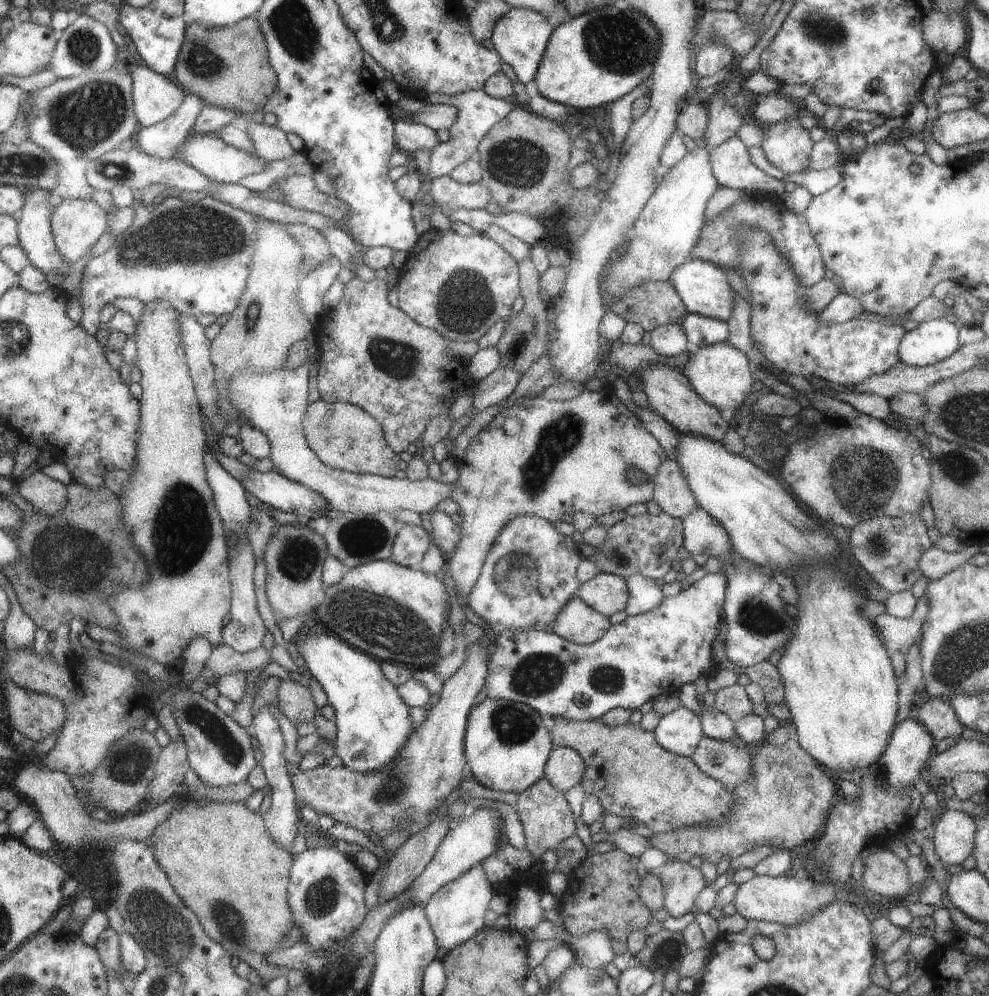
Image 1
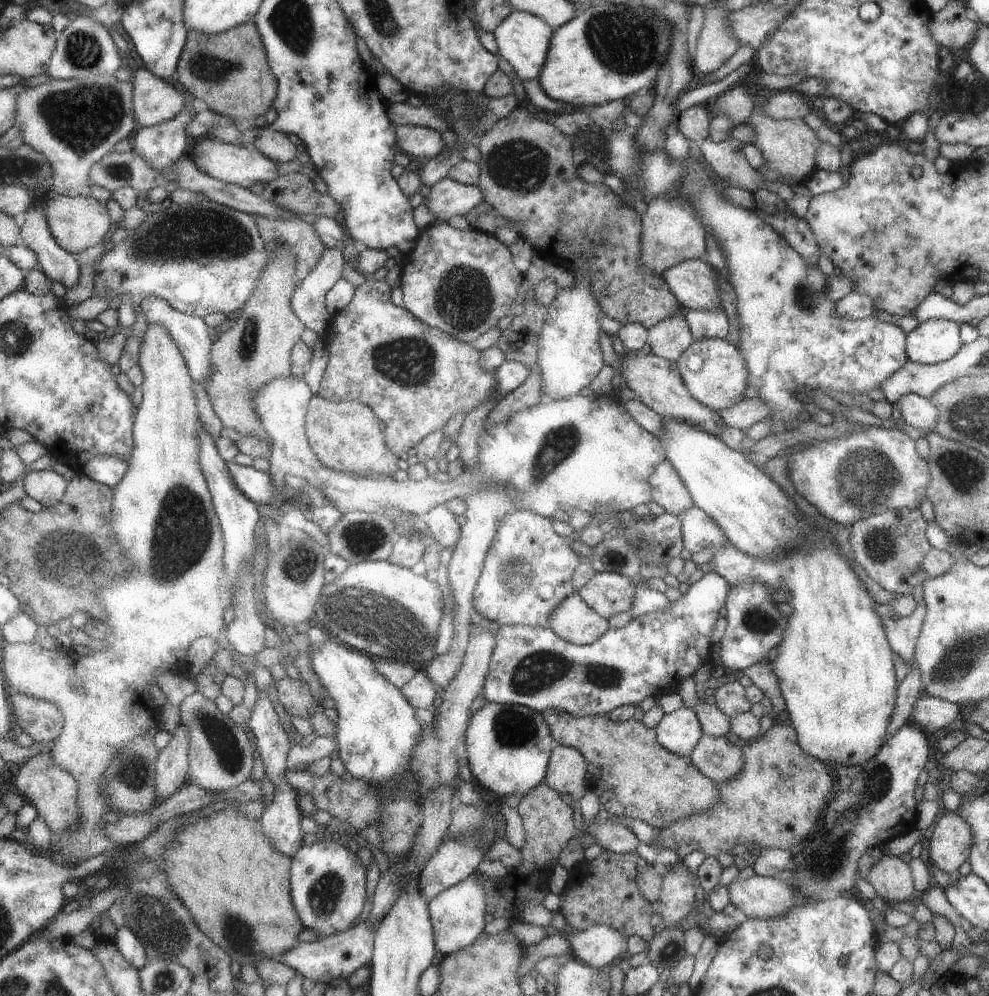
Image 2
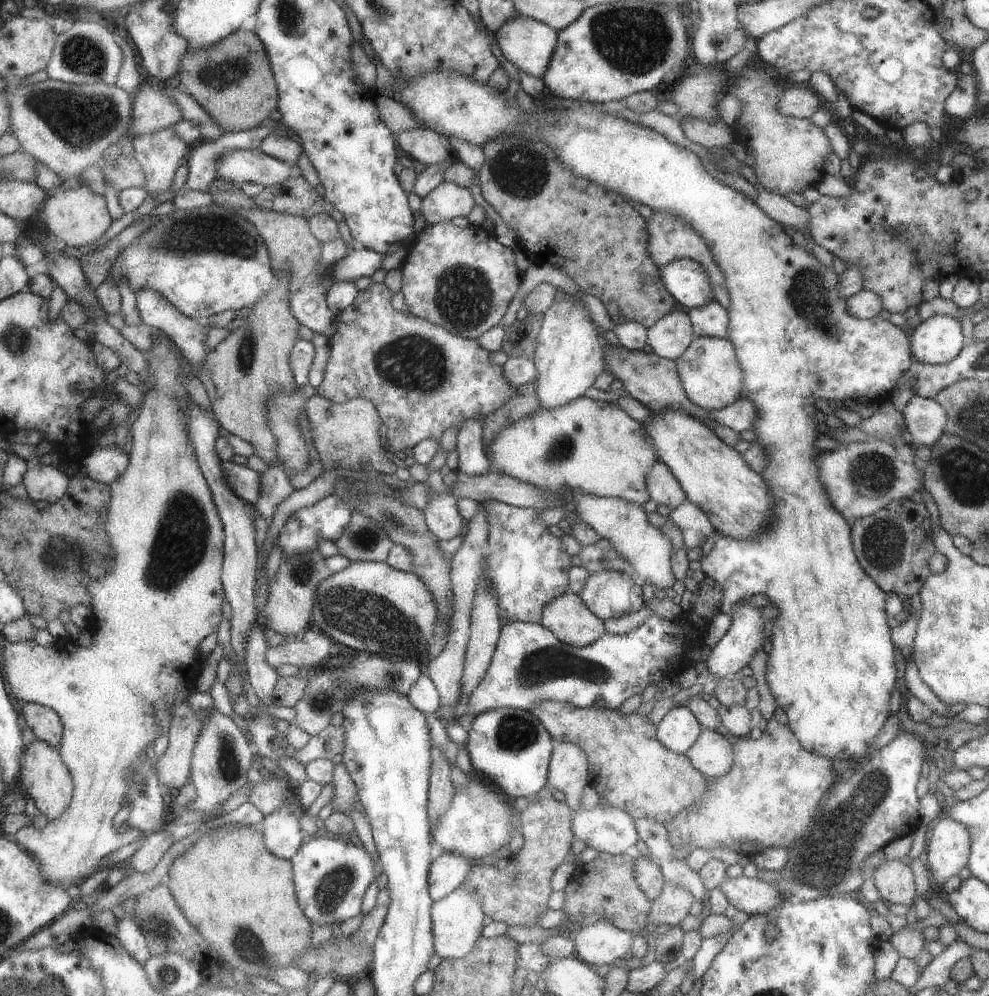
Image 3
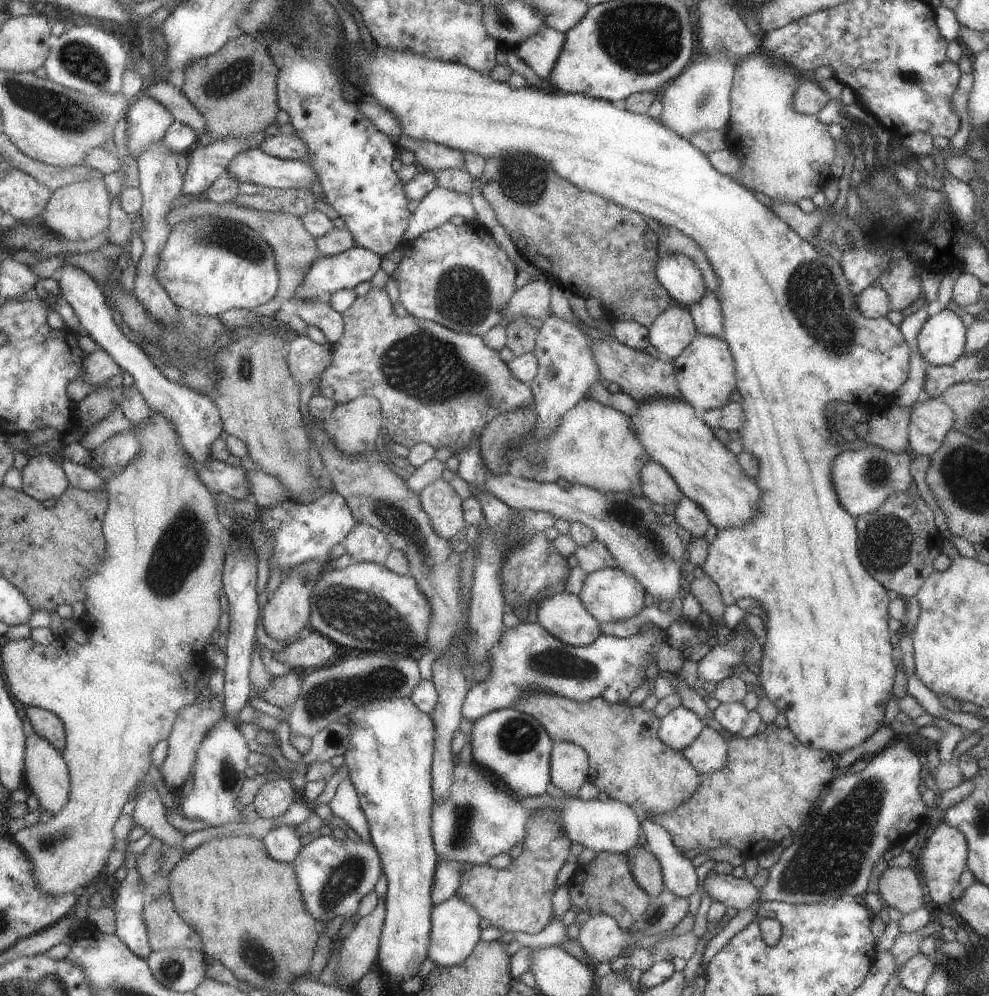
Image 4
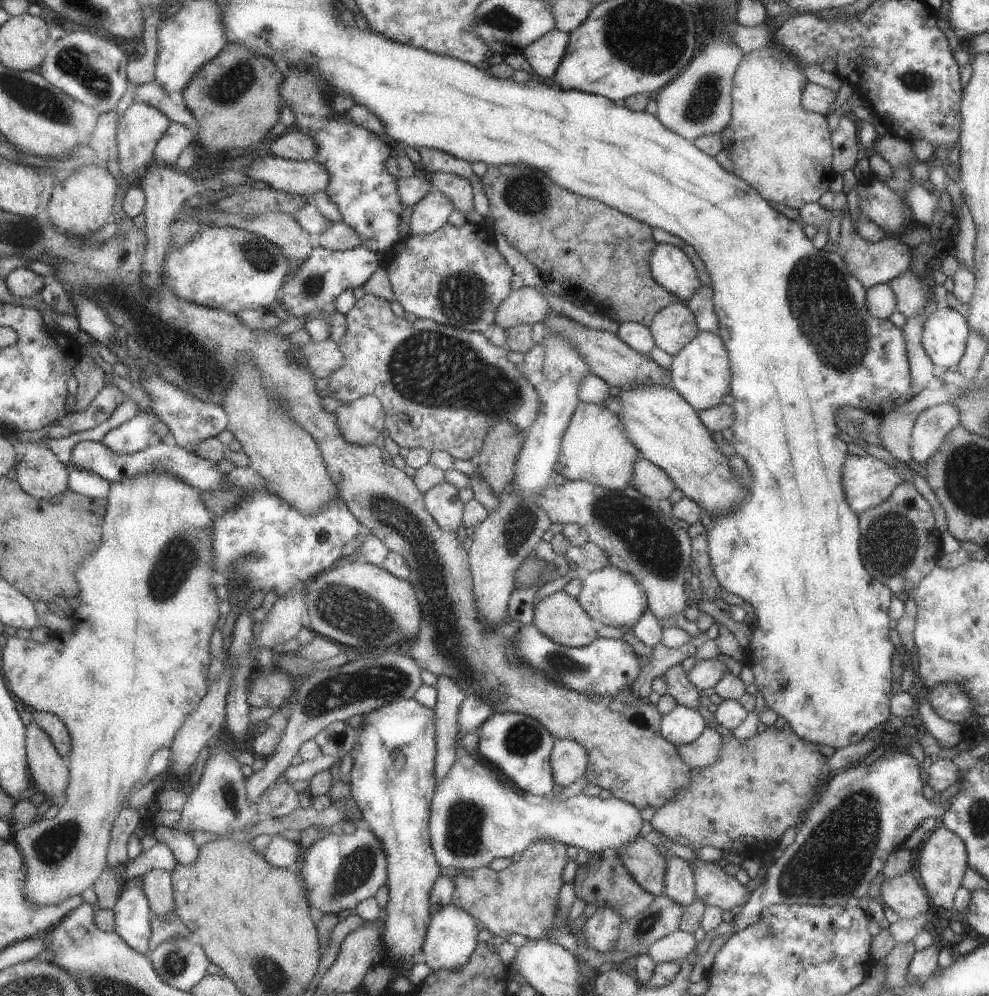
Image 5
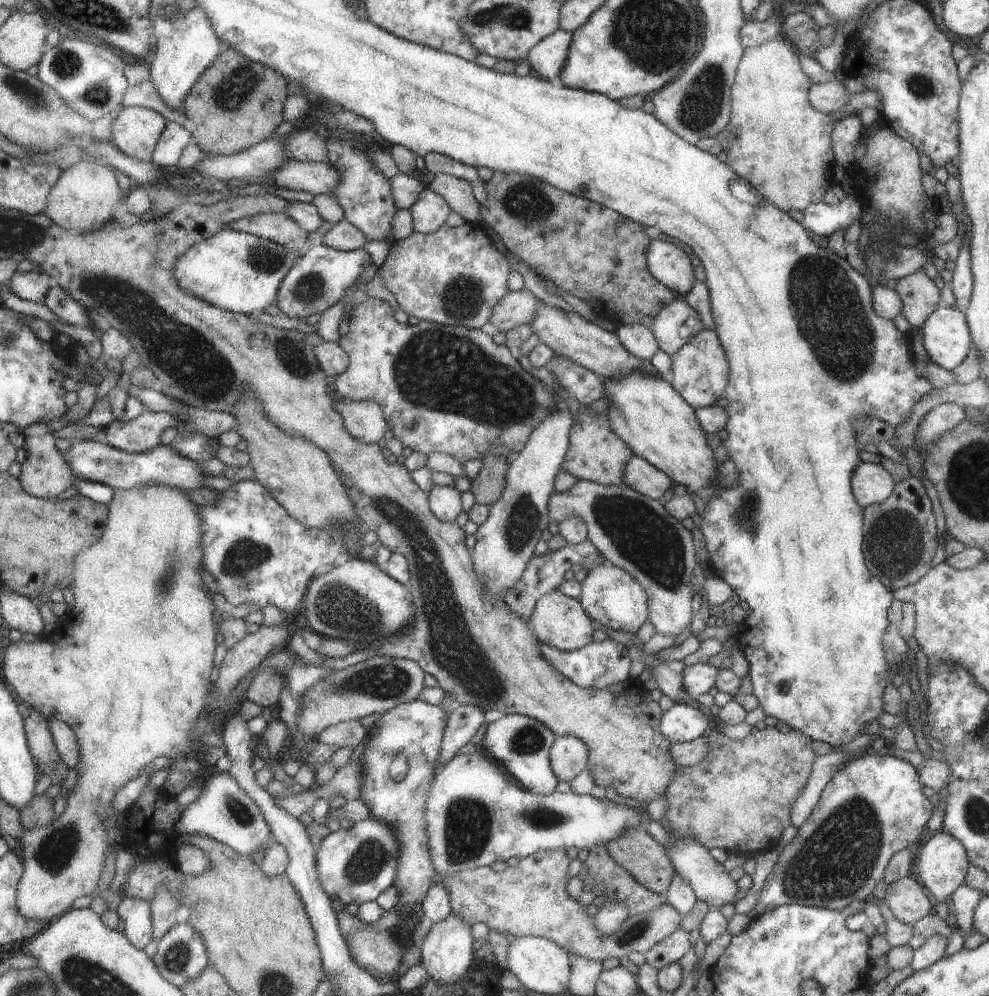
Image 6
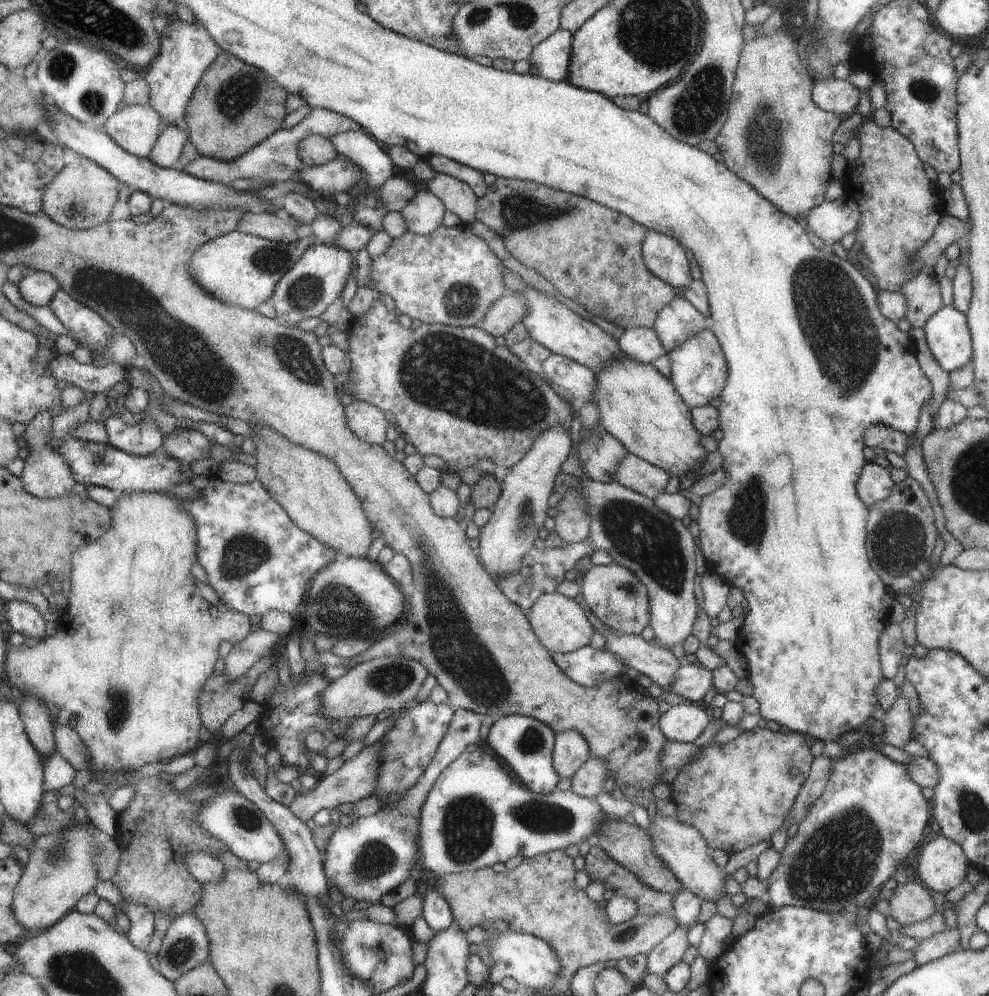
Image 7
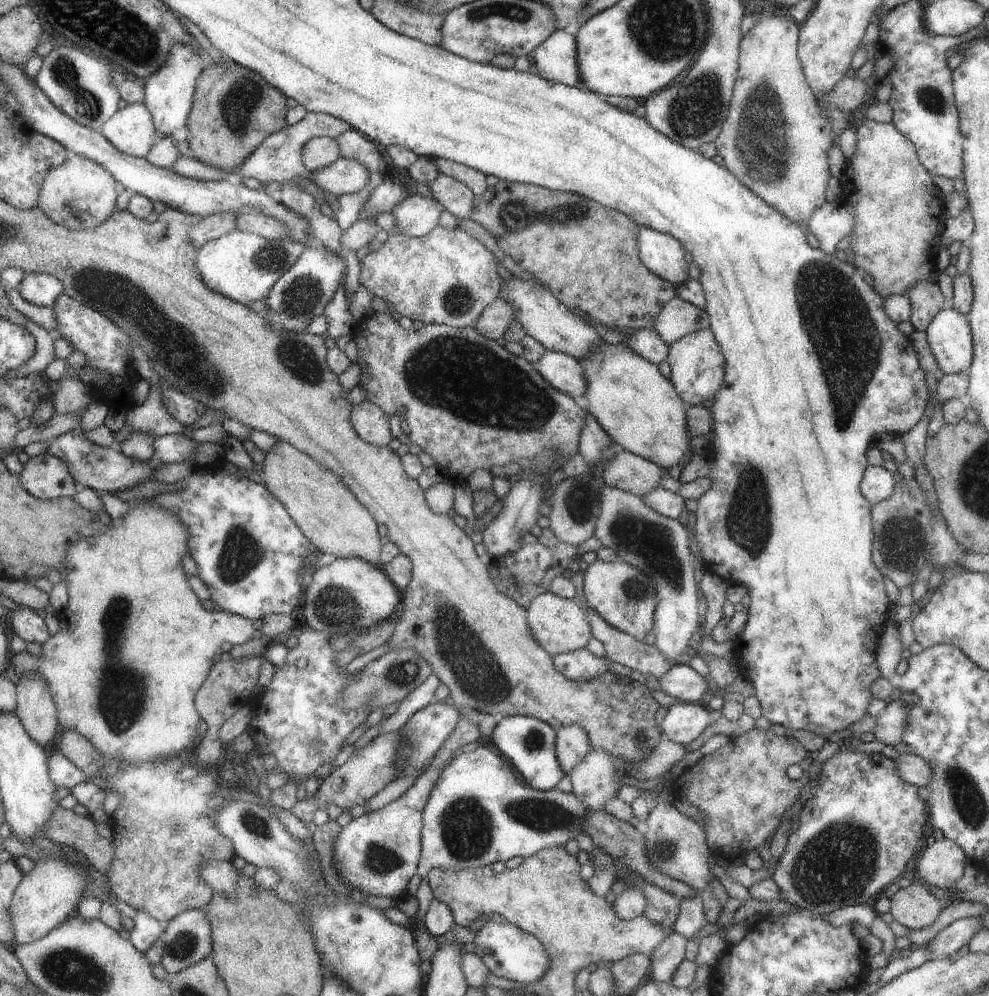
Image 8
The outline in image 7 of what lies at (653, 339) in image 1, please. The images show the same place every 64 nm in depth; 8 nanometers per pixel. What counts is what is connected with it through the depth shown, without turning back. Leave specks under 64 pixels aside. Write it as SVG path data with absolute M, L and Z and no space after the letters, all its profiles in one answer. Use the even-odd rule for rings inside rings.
M676 296L661 308L650 328L659 338L666 353L669 353L681 341L704 330L705 318L689 302Z

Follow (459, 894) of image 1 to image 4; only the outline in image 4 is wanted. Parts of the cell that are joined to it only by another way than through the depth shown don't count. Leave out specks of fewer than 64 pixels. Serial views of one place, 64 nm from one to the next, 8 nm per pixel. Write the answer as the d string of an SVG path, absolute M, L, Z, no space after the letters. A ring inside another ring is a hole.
M455 894L450 900L435 906L432 913L432 932L430 935L430 948L428 959L435 962L435 965L455 966L465 963L479 940L479 914L470 908Z

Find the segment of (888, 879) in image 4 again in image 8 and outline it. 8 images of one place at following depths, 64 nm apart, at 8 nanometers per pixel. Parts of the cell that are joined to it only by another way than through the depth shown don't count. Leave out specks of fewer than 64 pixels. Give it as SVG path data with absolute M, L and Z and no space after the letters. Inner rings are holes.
M921 884L899 888L889 903L888 913L893 920L913 931L930 926L942 909L941 902Z

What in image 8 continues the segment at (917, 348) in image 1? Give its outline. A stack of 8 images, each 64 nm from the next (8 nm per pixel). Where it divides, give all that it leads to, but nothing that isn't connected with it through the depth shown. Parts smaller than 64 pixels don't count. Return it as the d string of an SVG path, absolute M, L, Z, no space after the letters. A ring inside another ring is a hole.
M944 307L923 331L936 368L943 374L966 372L971 365L973 346L965 316Z

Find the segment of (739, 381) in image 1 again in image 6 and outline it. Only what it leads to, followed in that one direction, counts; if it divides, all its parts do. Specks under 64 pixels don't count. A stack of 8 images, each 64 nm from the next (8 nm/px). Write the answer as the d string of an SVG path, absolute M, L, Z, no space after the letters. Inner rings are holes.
M699 330L689 342L681 346L671 358L671 370L667 376L670 386L677 395L694 410L721 403L721 397L728 380L728 365L711 330Z

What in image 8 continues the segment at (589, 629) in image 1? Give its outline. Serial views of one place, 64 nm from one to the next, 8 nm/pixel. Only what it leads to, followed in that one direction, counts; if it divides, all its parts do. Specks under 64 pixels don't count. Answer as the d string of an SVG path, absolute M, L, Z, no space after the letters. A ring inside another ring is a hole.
M546 592L535 596L524 610L530 636L537 646L550 656L583 649L592 638L584 613L572 599L563 599Z

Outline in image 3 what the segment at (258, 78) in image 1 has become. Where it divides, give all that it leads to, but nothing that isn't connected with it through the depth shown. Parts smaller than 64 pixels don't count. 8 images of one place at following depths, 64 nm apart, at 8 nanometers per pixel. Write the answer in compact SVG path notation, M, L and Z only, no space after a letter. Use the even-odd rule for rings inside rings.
M237 30L208 50L191 49L170 84L186 91L226 132L244 132L261 125L278 110L276 74L268 50L255 32Z

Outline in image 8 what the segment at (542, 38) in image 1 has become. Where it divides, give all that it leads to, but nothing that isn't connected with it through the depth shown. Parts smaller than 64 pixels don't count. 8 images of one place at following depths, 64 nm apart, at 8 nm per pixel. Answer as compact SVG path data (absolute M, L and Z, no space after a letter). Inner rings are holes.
M555 30L530 53L529 60L539 72L538 76L548 82L558 83L567 87L580 85L575 38L569 33Z

